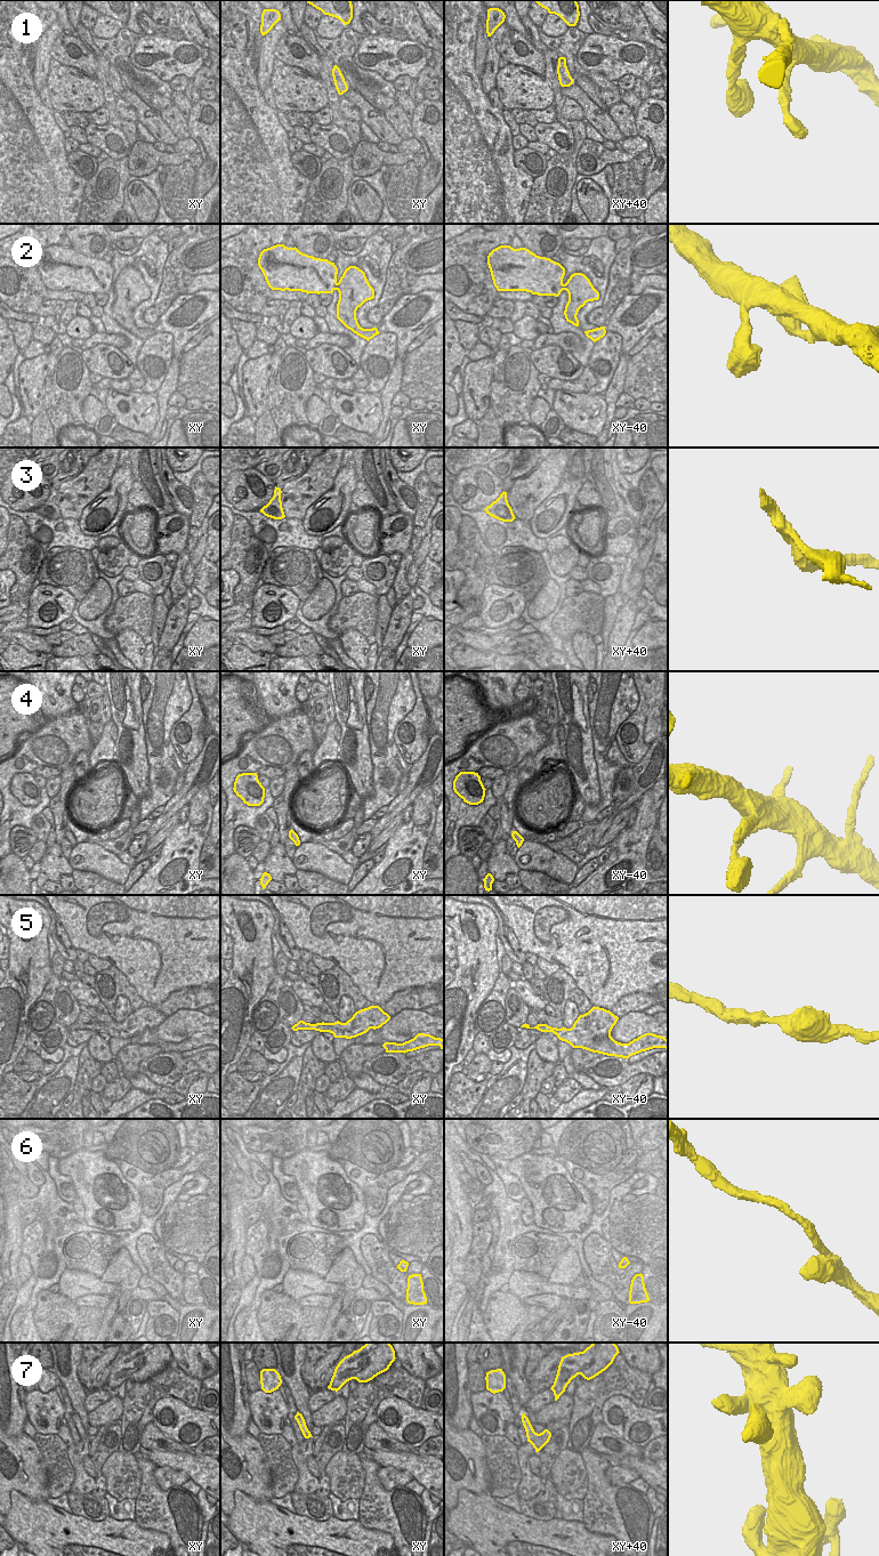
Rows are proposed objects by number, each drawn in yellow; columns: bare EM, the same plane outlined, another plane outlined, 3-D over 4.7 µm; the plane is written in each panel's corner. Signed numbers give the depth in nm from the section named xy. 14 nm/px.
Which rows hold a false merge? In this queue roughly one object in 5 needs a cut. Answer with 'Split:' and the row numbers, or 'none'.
Split: none

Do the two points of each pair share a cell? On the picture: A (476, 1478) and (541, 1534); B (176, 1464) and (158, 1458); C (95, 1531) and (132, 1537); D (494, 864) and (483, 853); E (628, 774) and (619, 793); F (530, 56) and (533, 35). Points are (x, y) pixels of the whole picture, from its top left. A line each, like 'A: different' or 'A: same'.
A: different
B: same
C: same
D: different
E: same
F: different

